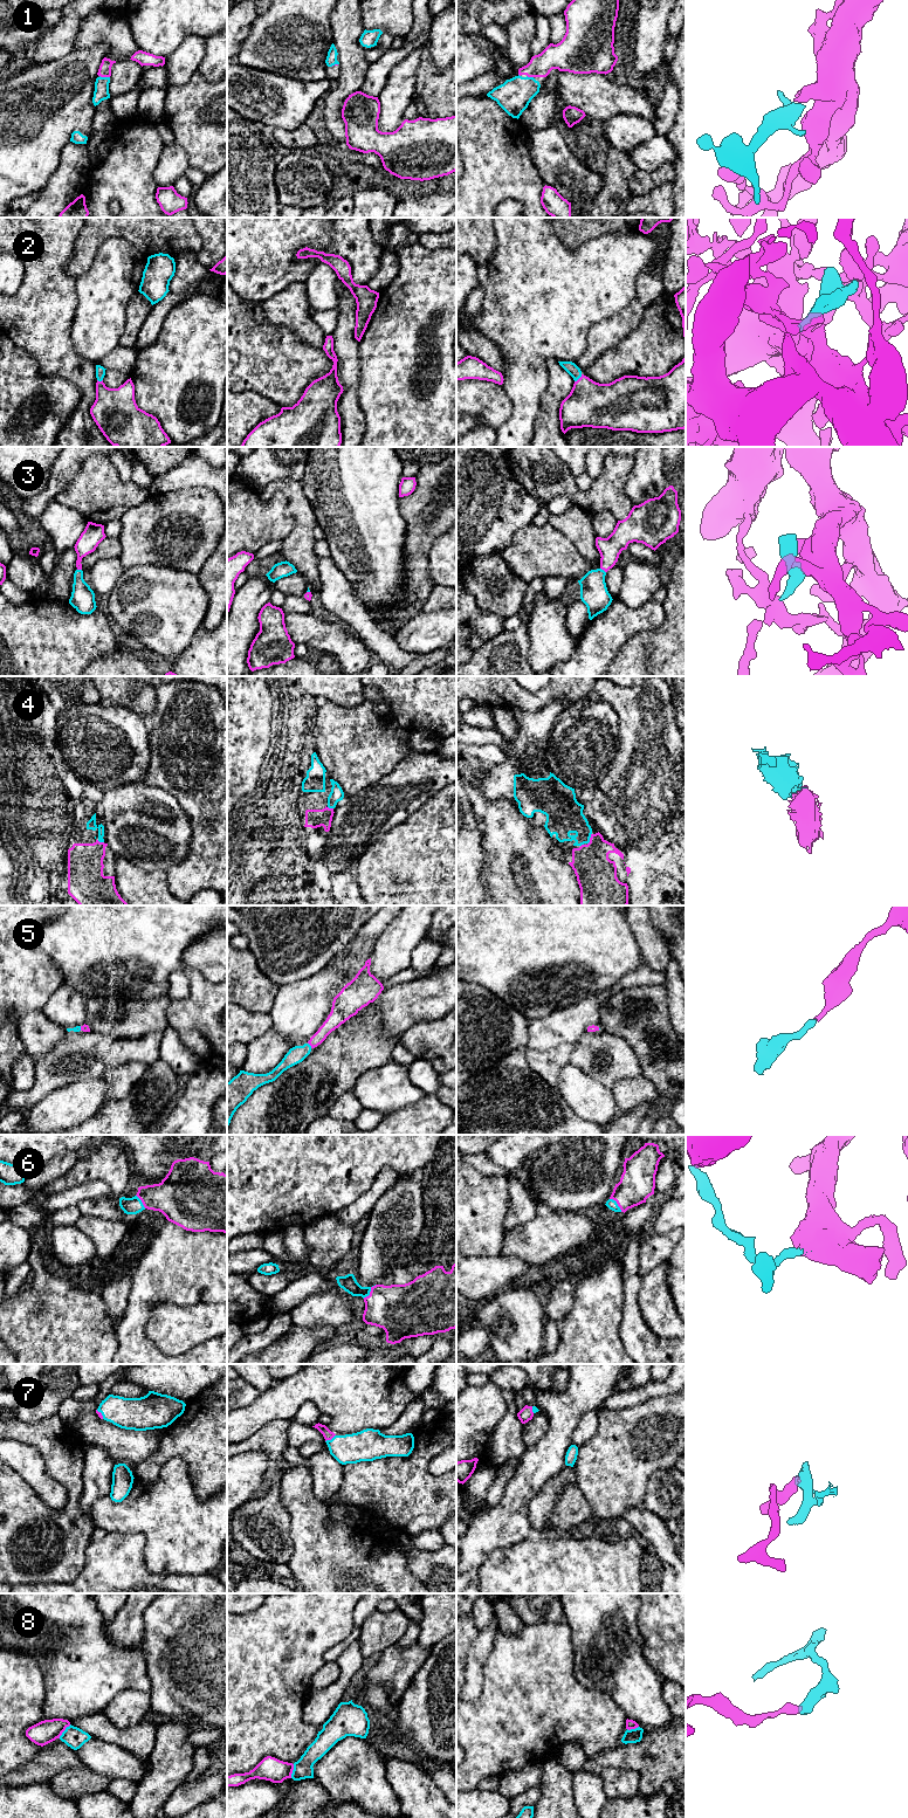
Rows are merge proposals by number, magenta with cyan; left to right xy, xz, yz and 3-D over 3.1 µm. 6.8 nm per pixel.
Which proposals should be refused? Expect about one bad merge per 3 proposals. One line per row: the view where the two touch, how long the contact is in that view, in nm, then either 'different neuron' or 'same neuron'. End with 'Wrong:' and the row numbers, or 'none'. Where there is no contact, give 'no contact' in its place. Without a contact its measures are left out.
1: meets magenta in xy; contact 70 nm long; same neuron
2: meets magenta in yz; contact 80 nm long; same neuron
3: meets magenta in yz; contact 50 nm long; same neuron
4: meets magenta in yz; contact 80 nm long; same neuron
5: meets magenta in xz; contact 50 nm long; same neuron
6: meets magenta in xz; contact 130 nm long; same neuron
7: meets magenta in xz; contact 90 nm long; same neuron
8: meets magenta in xy; contact 130 nm long; different neuron
Wrong: 8

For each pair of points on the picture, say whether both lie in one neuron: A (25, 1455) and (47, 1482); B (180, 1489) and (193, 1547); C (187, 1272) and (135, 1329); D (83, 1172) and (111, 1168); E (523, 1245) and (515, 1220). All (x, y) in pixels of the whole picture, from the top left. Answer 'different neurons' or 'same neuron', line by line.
A: same neuron
B: same neuron
C: same neuron
D: same neuron
E: different neurons

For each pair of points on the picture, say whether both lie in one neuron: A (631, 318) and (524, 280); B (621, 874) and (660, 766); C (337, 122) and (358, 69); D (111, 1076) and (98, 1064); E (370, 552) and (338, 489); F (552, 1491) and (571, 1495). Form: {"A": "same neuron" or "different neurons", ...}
{"A": "different neurons", "B": "same neuron", "C": "same neuron", "D": "different neurons", "E": "same neuron", "F": "different neurons"}

